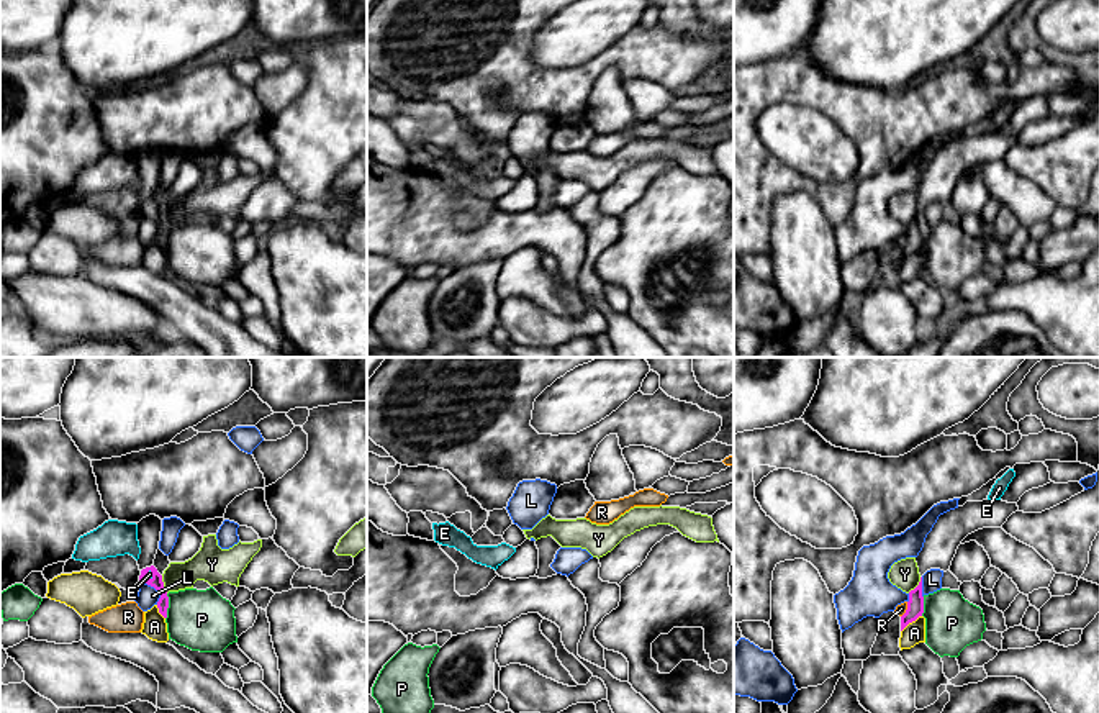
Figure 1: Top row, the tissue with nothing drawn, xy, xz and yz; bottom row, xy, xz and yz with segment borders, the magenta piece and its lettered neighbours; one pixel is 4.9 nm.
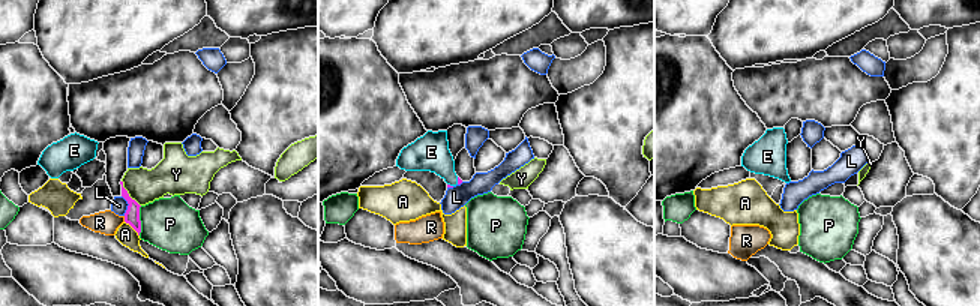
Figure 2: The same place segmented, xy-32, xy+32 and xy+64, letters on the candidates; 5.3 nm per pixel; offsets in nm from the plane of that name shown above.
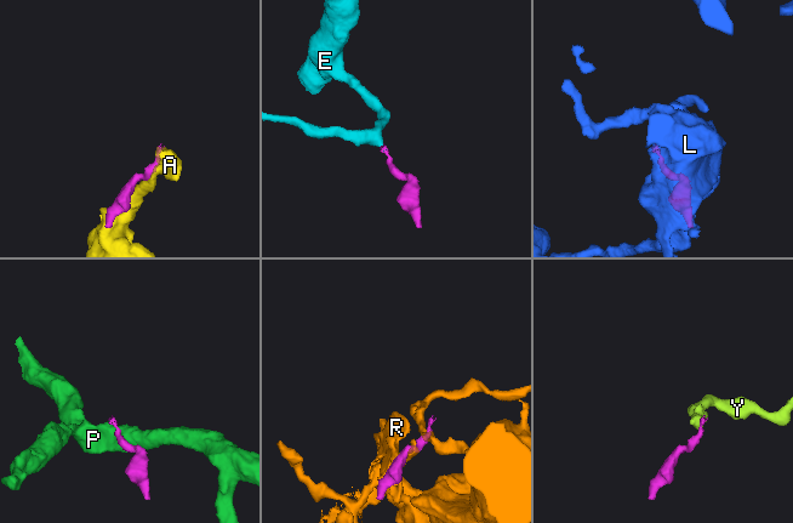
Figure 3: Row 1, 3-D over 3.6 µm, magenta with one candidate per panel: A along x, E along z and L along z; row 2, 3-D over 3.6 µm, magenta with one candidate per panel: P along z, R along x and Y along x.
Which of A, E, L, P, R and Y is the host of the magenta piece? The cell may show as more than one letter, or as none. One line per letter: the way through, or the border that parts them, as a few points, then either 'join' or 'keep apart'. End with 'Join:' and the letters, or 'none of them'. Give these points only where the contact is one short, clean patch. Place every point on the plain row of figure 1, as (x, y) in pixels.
A: along yz (921, 248), (901, 264) | keep apart
E: across xy (156, 213), (146, 207), (149, 207) | join
L: keep apart
P: along xy (167, 227), (166, 251) | keep apart
R: keep apart
Y: along xy (161, 208), (162, 220), (167, 225) | keep apart
Join: E

